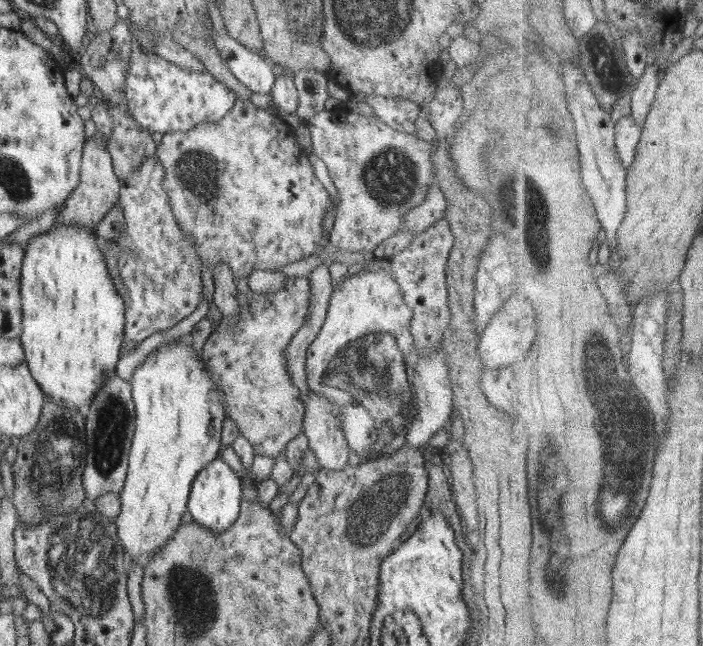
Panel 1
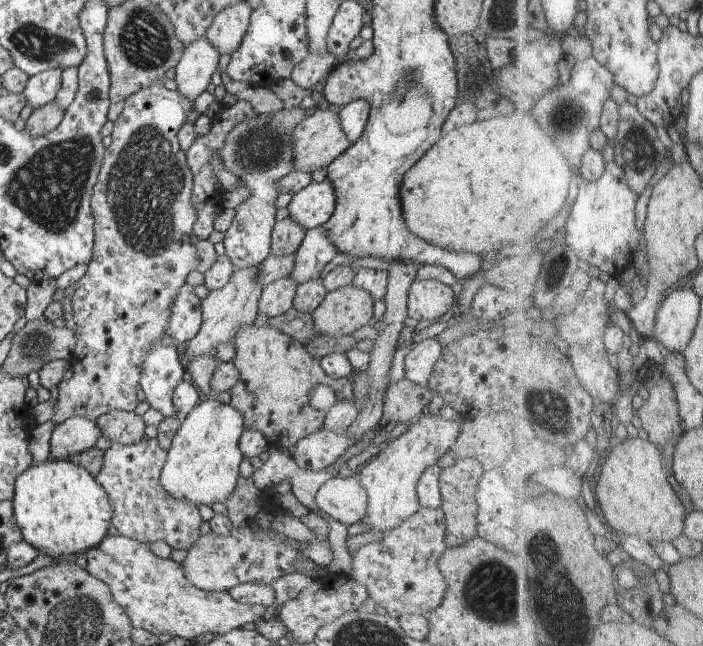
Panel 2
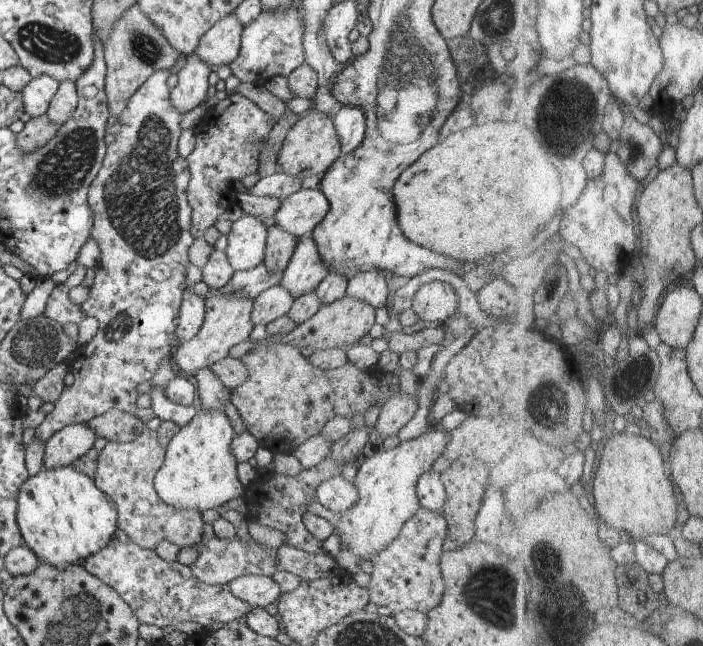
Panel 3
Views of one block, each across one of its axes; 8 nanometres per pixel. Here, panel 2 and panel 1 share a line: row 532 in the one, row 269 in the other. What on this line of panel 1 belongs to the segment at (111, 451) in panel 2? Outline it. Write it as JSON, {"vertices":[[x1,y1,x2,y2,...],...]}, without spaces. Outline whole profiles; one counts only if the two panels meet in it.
{"vertices":[[152,156,150,159,144,161,144,164,140,165,138,171,130,177,130,179,124,179,120,182,120,195,119,195,119,202,122,216,124,217,125,225,127,225,126,233,122,235,120,238,116,238,115,241,122,247,122,254,118,259,118,268,120,271,120,276,123,281,124,287,127,290,128,300,126,303,125,309,125,326,124,326,124,337,123,337,123,344,121,347,121,354,132,352,130,350,130,342,134,341,137,343,137,346,145,339,148,338,151,334,155,332,160,332,160,330,166,330,167,328,171,328,176,323,180,322,180,320,184,320,189,314,192,314,194,310,196,310,196,306,200,304,200,301,203,299,203,284,202,284,202,275,200,272,201,267,201,260,199,256,195,254,195,248,193,247,193,238,189,238,184,234,184,231,180,229,180,223,176,221,174,214,172,213,170,207,170,199,168,199,168,195,166,195,166,191,164,191,164,187,162,187,162,181,165,175,164,167,159,161,158,157]]}

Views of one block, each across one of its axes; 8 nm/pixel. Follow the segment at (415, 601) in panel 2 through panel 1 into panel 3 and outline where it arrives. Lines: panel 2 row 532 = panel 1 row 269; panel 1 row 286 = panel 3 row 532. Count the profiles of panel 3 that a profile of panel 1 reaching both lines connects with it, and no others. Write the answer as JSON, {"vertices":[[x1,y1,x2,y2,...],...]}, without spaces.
{"vertices":[[421,507,403,526,398,536,380,552,372,554,370,584,367,588,369,602,388,608,391,616,403,611,428,613,438,607,445,592,439,561,443,554,447,522,441,511]]}

